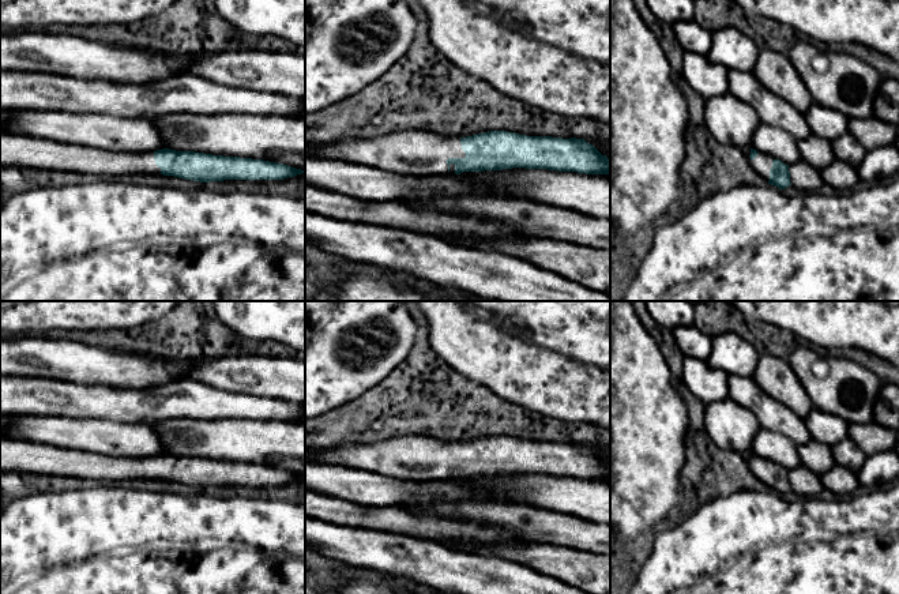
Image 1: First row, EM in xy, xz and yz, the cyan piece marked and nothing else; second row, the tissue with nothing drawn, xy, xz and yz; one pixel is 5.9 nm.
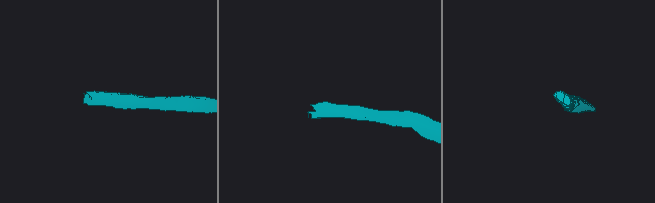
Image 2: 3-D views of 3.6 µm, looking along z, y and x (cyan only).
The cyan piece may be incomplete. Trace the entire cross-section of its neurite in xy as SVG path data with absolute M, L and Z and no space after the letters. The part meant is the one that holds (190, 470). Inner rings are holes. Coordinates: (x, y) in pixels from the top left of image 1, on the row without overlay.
M0 435L0 470L64 475L120 484L163 480L200 488L283 485L304 478L283 469L170 454L146 459L102 456Z

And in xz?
M402 436L375 444L343 444L308 450L311 462L346 466L384 477L418 481L512 473L610 480L610 463L584 444L526 441L490 436L444 443L425 436Z

